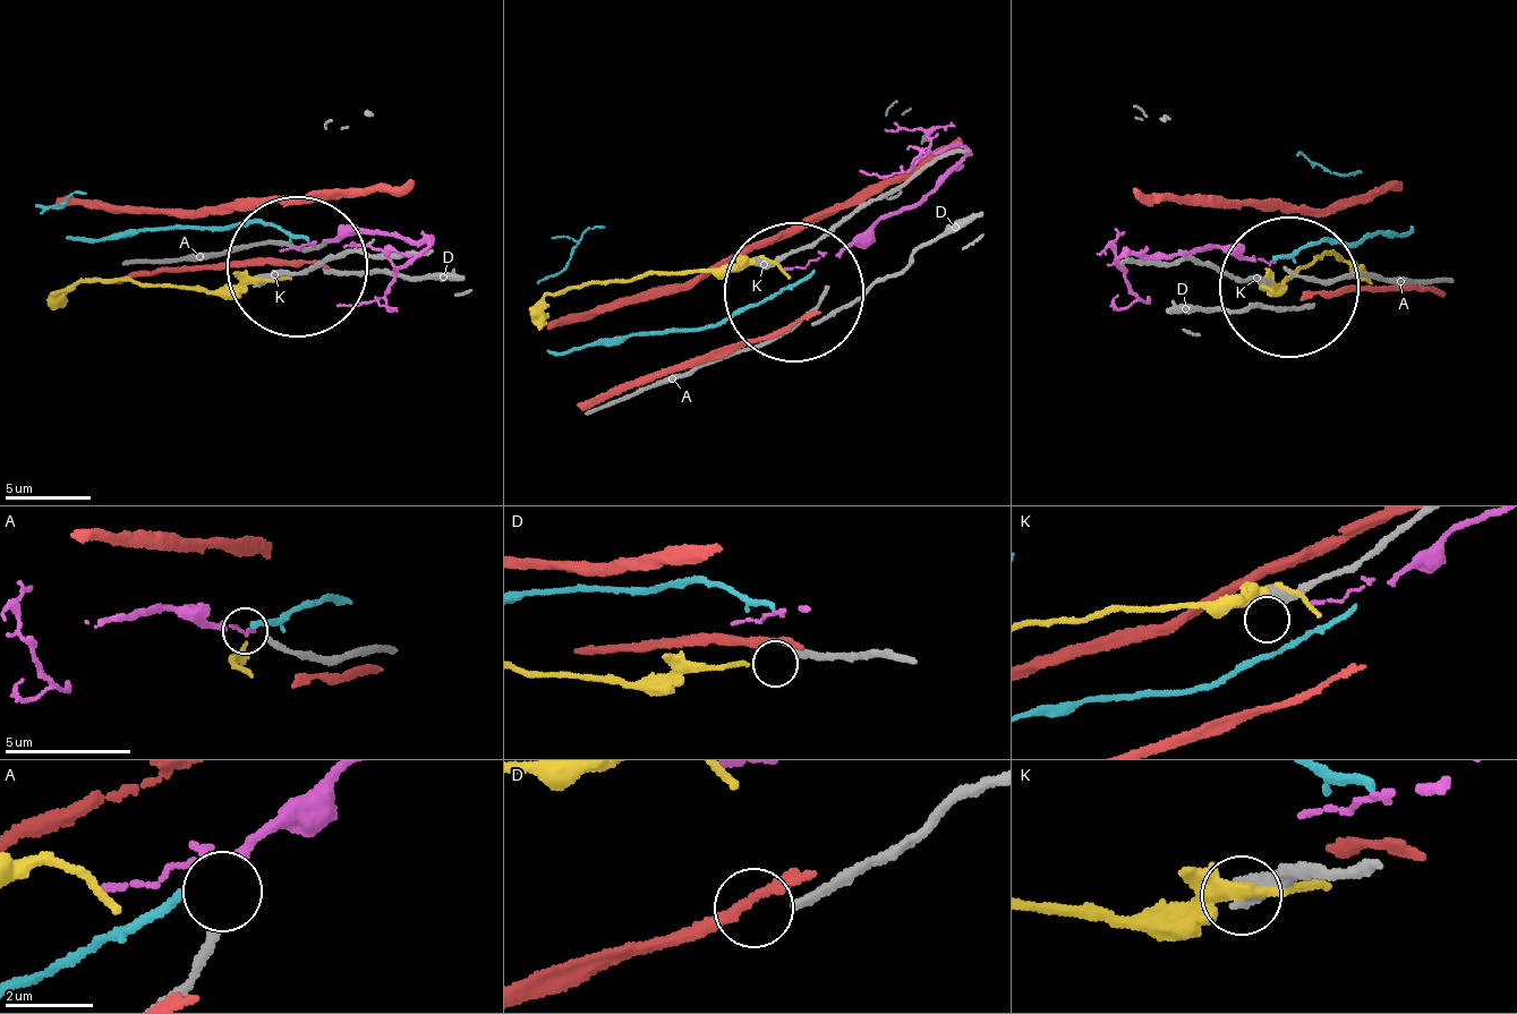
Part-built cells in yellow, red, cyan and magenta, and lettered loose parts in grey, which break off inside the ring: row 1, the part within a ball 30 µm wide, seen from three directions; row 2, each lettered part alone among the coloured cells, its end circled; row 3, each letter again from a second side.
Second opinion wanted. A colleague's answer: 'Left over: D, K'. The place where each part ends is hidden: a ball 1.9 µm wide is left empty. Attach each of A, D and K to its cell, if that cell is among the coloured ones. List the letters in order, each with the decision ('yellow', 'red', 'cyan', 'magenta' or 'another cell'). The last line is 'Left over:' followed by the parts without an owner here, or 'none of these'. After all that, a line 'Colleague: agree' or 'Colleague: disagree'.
A: magenta
D: another cell
K: another cell
Left over: D, K
Colleague: agree

